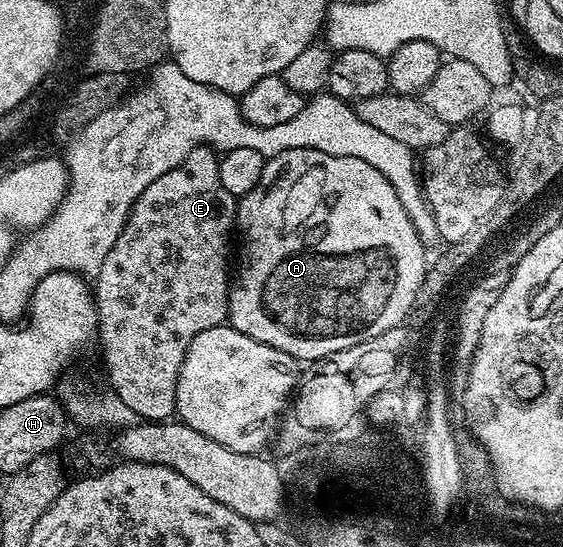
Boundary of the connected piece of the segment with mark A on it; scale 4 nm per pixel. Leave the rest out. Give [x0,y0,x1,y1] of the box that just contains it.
[227,148,429,362]

